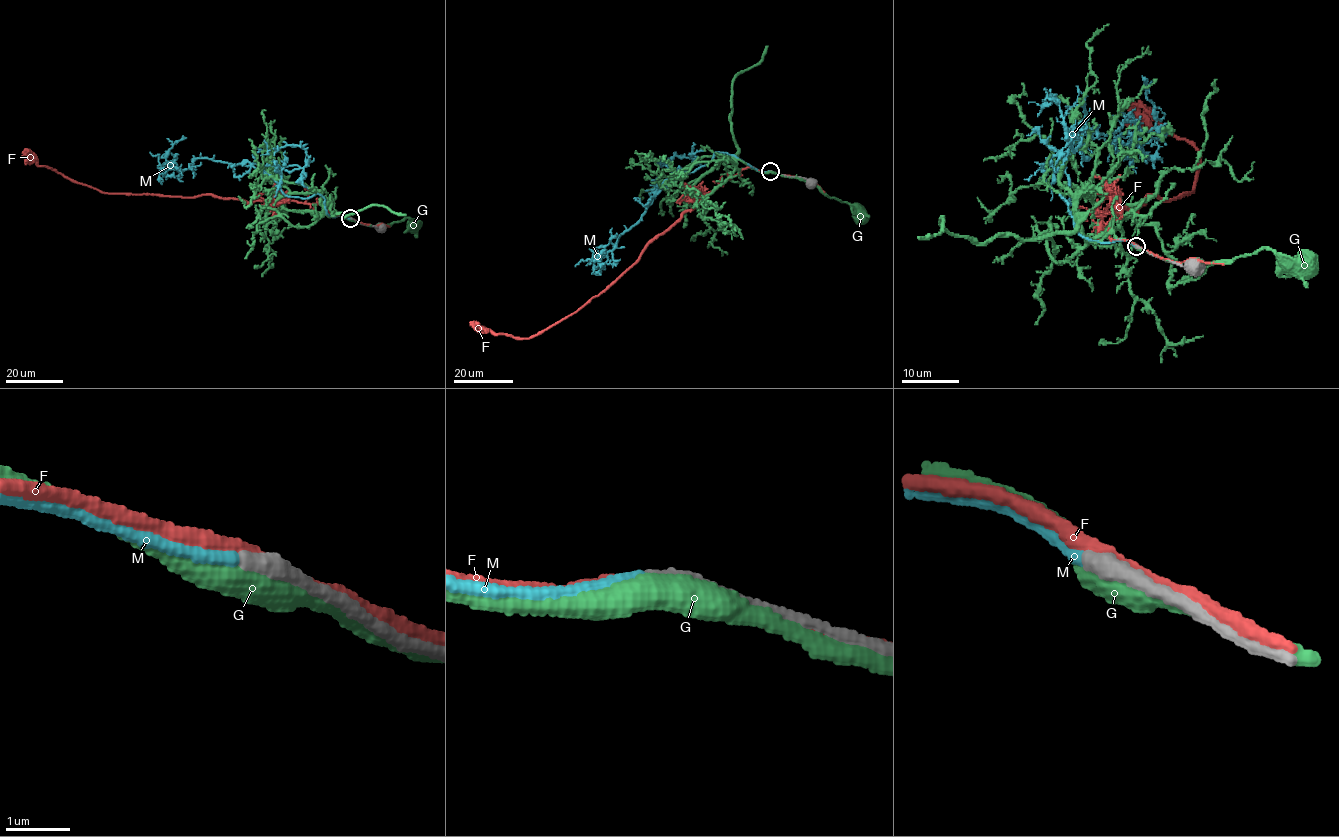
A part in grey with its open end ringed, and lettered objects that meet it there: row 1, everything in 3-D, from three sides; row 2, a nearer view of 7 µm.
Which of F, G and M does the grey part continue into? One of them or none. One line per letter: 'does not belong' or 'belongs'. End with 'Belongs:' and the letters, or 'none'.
F: does not belong
G: does not belong
M: belongs
Belongs: M

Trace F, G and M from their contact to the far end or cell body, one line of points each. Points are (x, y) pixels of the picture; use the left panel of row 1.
F: (353, 220), (332, 214), (322, 206), (296, 201), (110, 194), (39, 165), (32, 155), (25, 164)
G: (353, 220), (366, 225), (389, 225), (410, 218), (411, 228), (409, 228), (411, 226)
M: (350, 218), (327, 215), (318, 194), (288, 197), (250, 165), (197, 158), (172, 169), (166, 154), (186, 138)

